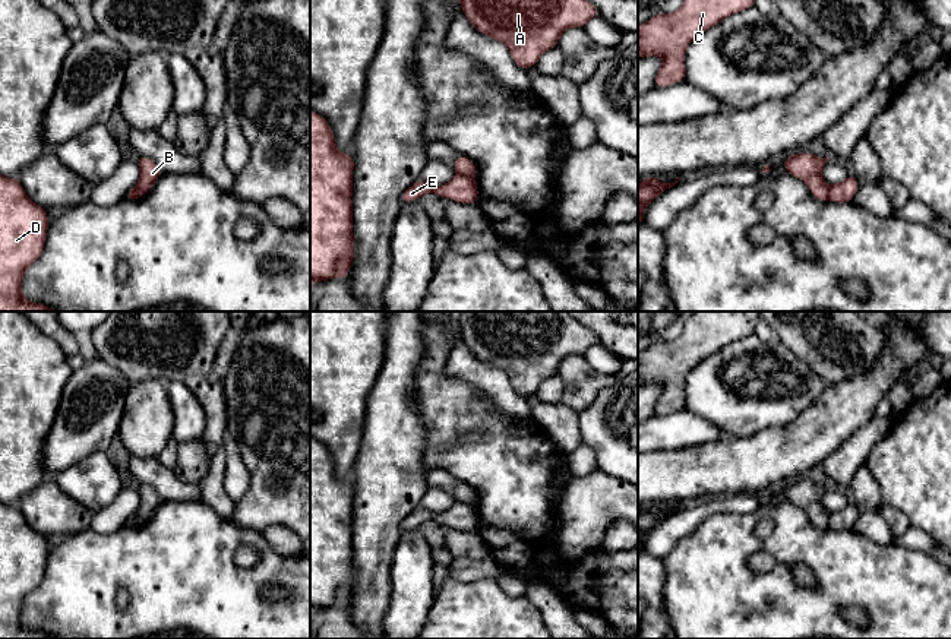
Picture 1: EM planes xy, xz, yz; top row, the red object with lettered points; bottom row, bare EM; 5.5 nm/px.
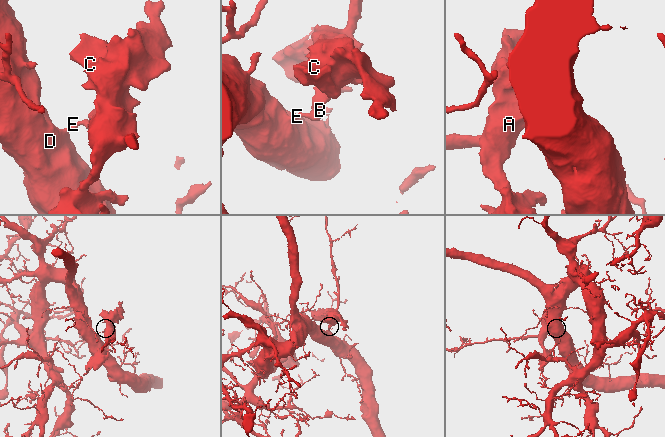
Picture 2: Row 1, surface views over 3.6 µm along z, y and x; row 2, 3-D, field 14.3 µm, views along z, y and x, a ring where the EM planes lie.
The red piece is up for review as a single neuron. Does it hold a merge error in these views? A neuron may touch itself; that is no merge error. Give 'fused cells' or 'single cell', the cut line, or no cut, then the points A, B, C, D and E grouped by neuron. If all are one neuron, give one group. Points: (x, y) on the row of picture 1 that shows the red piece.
fused cells | xz (458, 173), (473, 179) | A B C / D E

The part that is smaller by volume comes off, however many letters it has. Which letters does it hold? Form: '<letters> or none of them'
A, B, C

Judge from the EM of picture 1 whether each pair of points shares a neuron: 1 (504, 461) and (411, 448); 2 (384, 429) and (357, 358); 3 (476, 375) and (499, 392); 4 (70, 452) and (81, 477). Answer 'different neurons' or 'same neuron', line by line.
1: different neurons
2: different neurons
3: same neuron
4: different neurons

